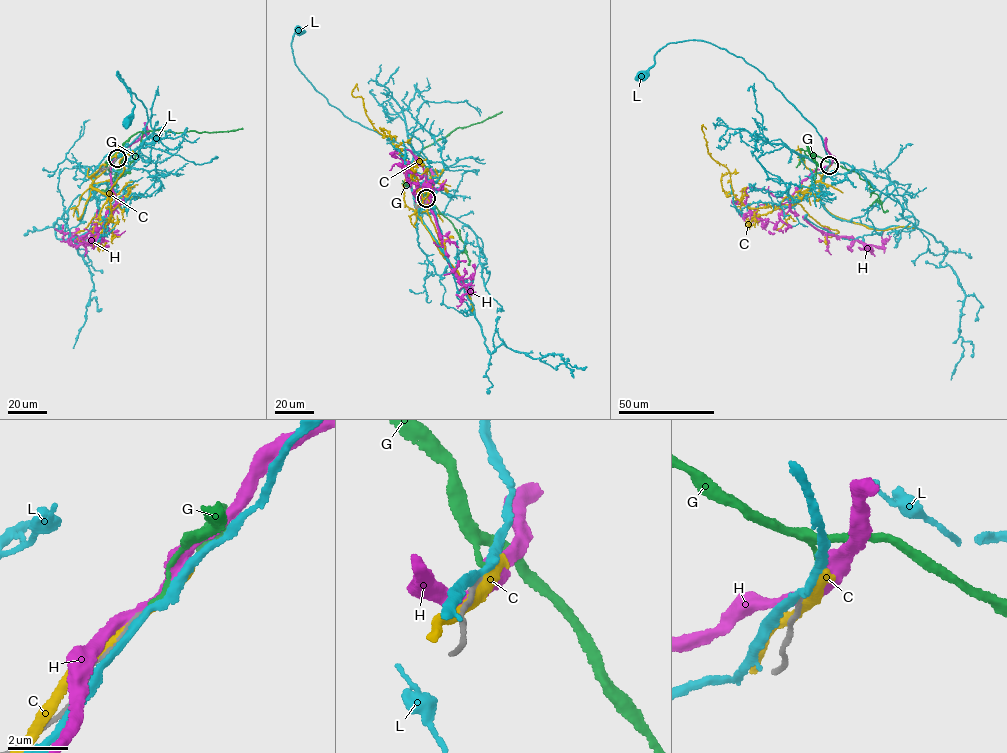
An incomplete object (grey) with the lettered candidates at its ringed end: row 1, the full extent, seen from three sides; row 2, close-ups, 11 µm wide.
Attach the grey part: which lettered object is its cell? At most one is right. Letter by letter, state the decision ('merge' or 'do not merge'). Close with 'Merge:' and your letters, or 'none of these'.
C: do not merge
G: merge
H: do not merge
L: do not merge
Merge: G

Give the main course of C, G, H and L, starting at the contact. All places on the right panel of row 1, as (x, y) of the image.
C: (828, 166), (796, 202), (749, 208), (734, 195), (728, 168), (708, 152), (701, 126), (706, 129)
G: (829, 165), (808, 149), (808, 140), (805, 141), (812, 158), (830, 174)
H: (829, 166), (803, 181), (789, 199), (792, 211), (816, 229), (866, 244), (882, 246), (891, 236)
L: (828, 166), (822, 139), (813, 125), (764, 75), (724, 49), (701, 40), (668, 43), (641, 76)

